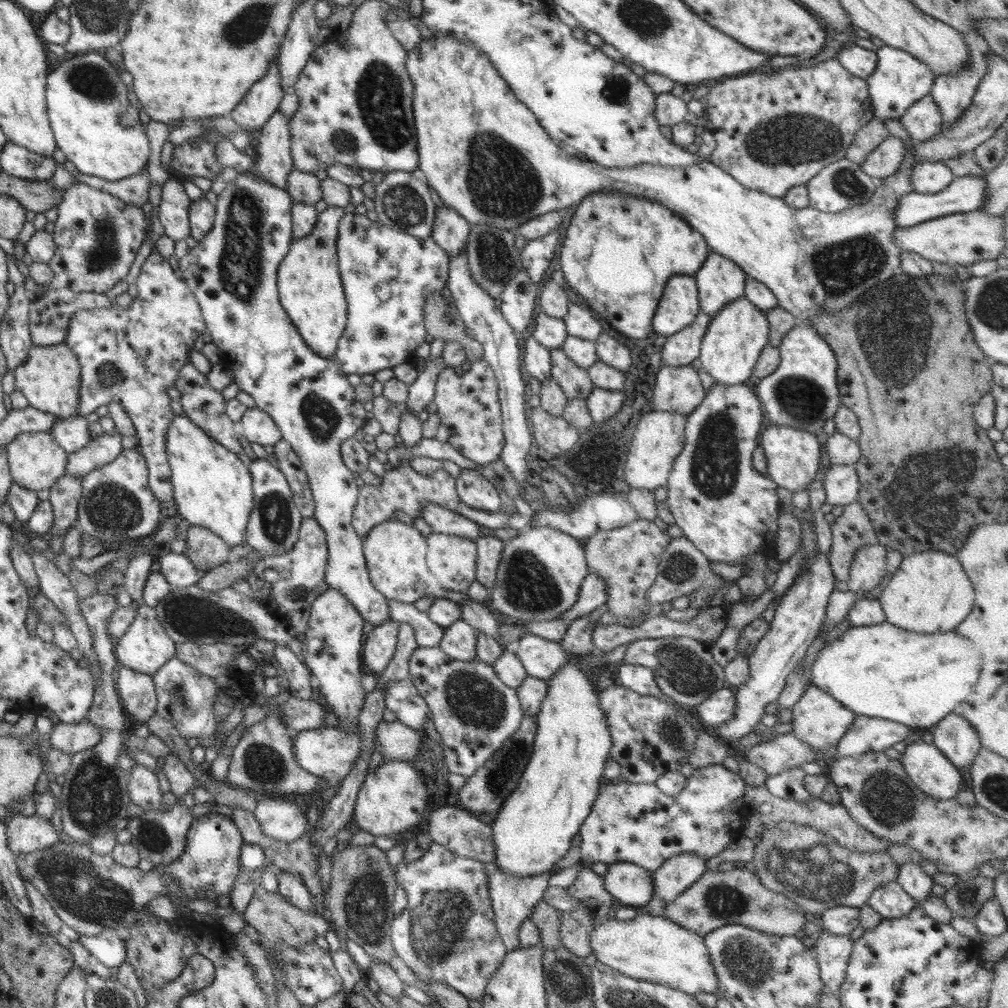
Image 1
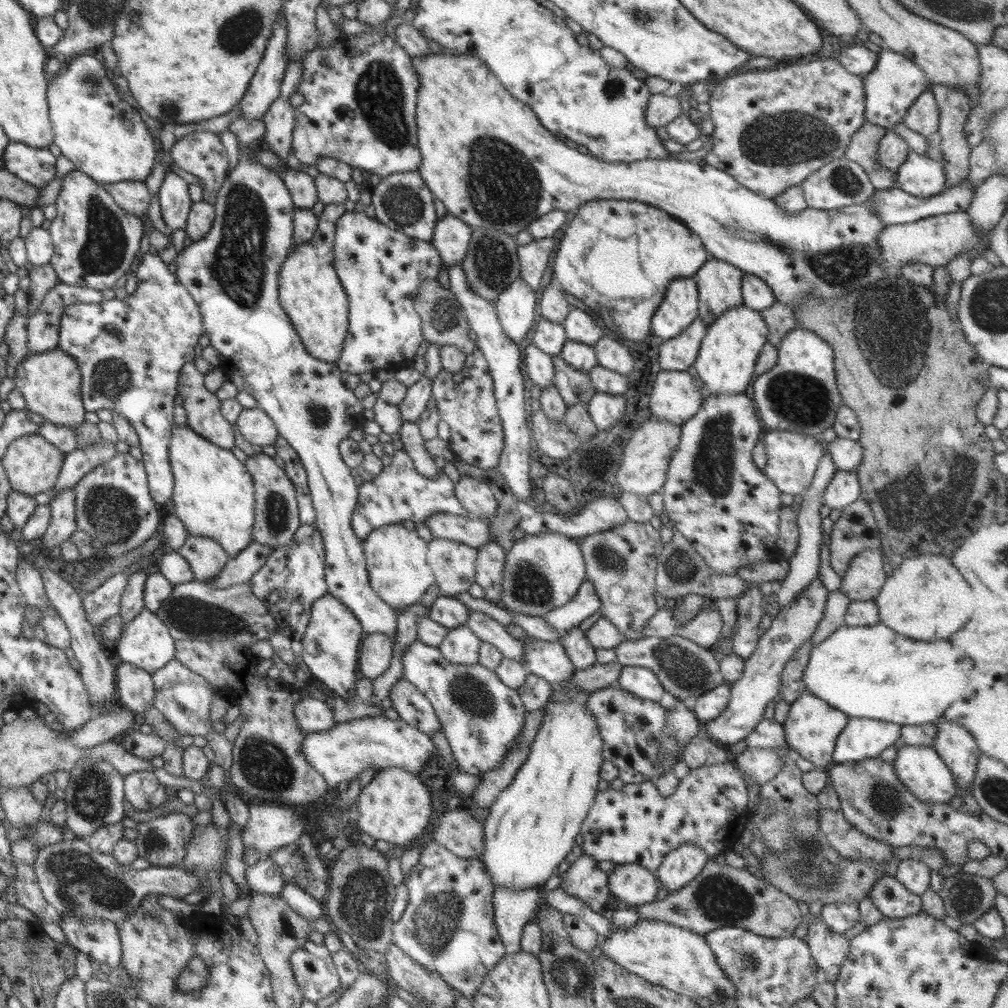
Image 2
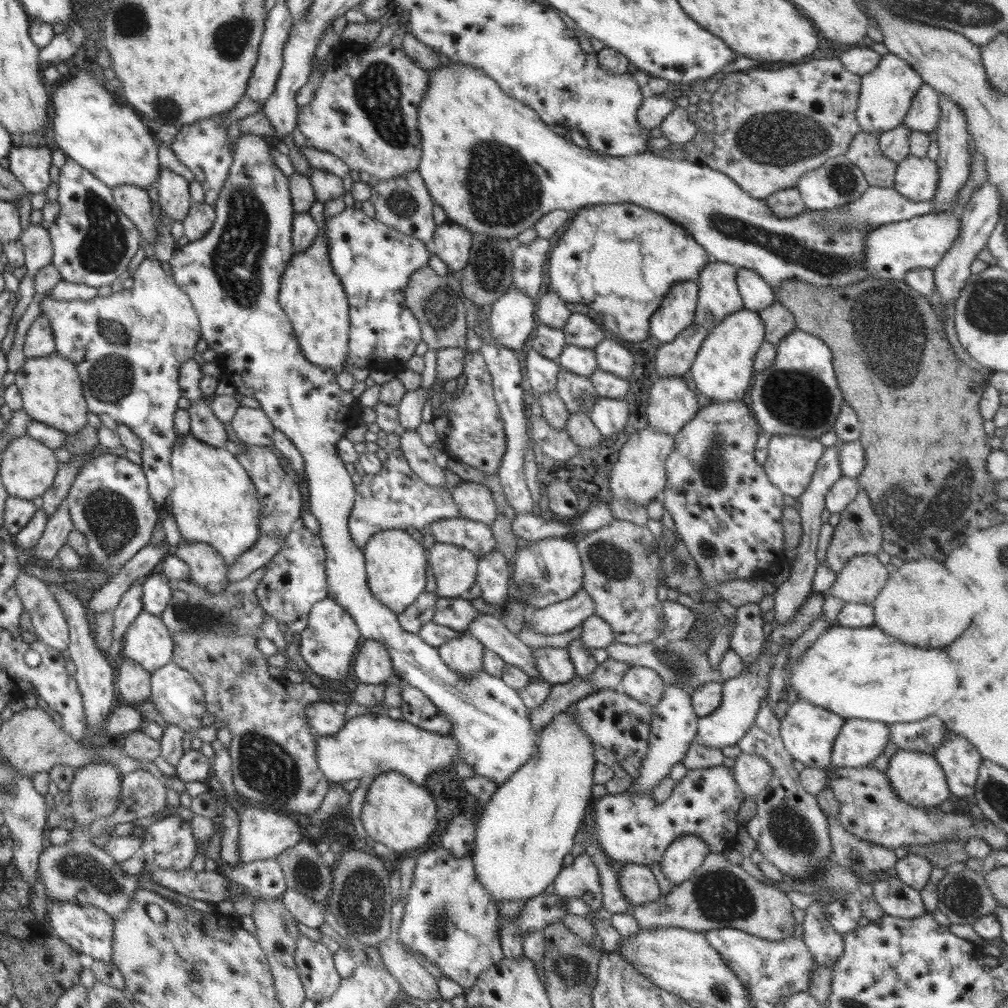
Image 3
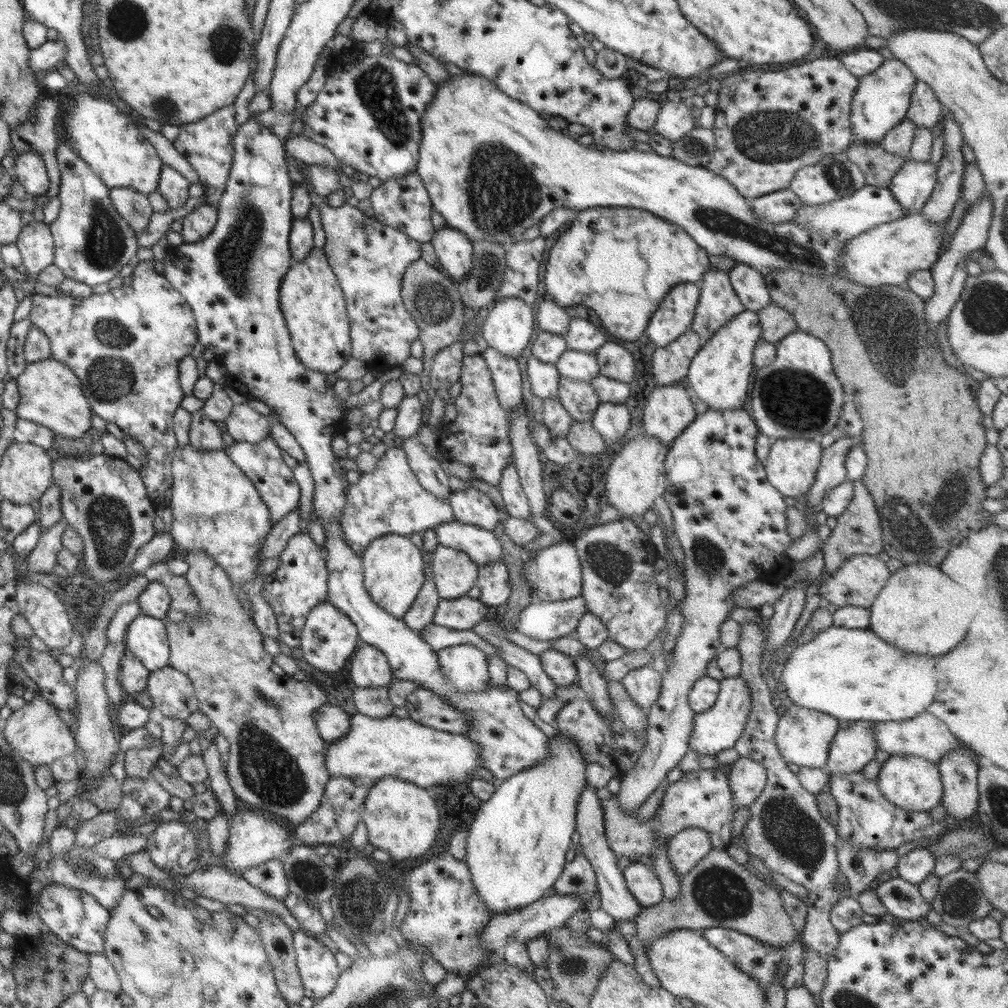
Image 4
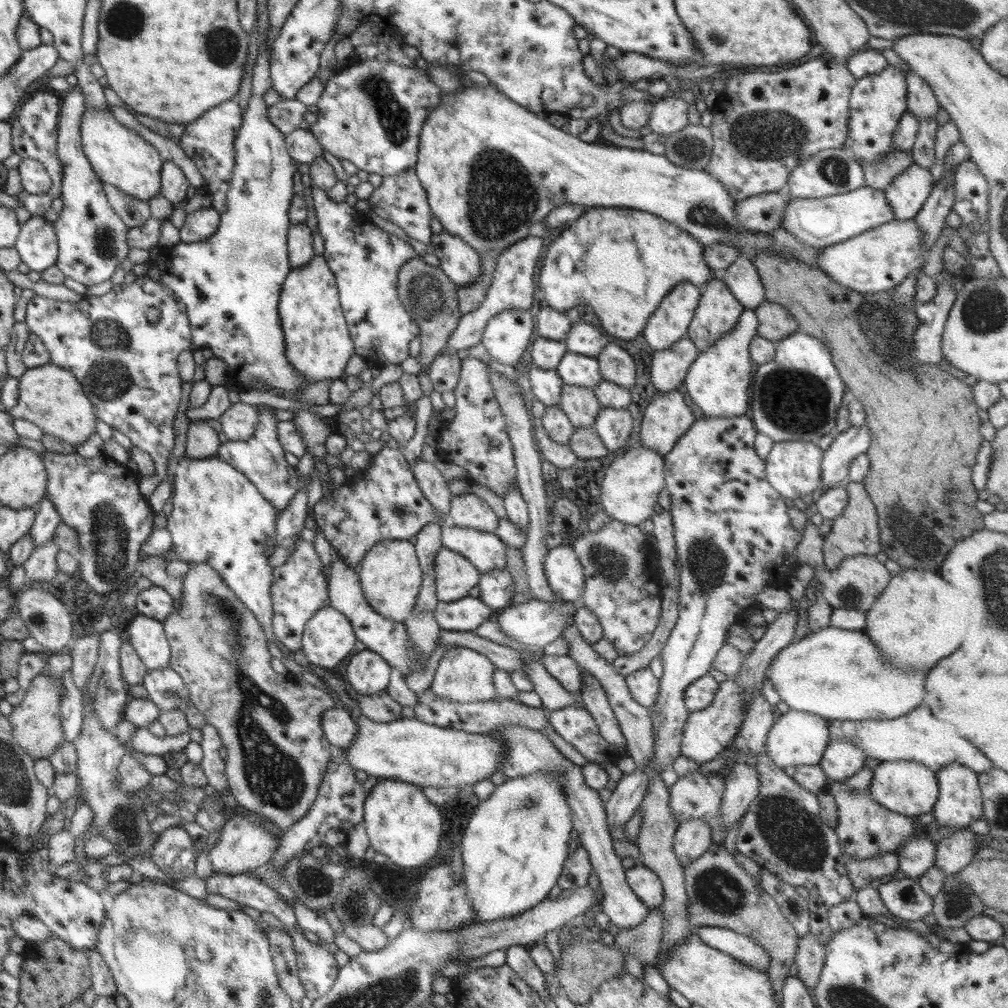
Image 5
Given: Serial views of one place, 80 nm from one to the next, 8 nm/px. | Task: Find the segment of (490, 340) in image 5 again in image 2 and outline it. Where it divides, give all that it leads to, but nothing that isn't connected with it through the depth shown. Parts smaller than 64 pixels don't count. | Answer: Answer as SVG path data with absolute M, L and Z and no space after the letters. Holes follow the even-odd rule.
M518 278L494 302L496 318L516 346L526 338L536 320L536 294L522 278Z

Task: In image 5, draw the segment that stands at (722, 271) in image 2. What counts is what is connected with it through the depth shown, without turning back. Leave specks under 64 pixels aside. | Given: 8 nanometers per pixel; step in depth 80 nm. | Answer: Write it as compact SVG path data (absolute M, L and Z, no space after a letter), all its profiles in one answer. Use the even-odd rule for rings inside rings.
M718 273L700 288L700 293L702 298L686 336L699 353L722 340L726 333L734 332L734 326L738 326L739 317L745 310L719 279ZM700 328L708 330L706 338L698 338Z

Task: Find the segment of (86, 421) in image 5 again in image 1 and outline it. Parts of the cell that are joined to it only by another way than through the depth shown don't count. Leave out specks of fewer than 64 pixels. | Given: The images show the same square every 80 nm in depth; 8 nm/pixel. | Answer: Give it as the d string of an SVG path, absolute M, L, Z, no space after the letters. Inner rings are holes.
M64 343L54 346L32 346L25 361L14 368L16 388L27 398L29 406L44 414L54 416L57 421L80 417L79 388L81 367L78 360Z

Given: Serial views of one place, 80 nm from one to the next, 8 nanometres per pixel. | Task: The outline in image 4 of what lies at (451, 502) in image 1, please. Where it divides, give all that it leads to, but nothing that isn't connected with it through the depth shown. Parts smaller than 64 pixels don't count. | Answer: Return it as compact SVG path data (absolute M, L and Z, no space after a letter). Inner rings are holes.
M391 432L378 436L384 442L386 452L377 459L374 472L361 473L356 484L350 484L346 506L339 518L346 544L361 558L368 545L379 536L397 534L410 536L414 532L433 529L439 524L455 520L449 499L439 499L426 490L407 463L407 456L400 448L400 440Z

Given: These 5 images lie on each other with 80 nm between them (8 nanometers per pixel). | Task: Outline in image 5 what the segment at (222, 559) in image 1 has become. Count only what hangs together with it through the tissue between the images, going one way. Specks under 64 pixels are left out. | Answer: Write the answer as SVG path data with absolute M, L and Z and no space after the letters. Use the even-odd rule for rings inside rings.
M189 564L189 570L182 578L182 584L179 610L174 609L163 622L163 629L171 648L169 667L184 679L185 685L189 690L191 704L204 715L208 724L215 726L220 735L222 744L228 754L228 760L224 761L225 776L229 791L234 795L237 805L260 814L260 816L267 819L267 822L274 824L280 832L286 831L290 826L300 821L300 818L308 813L308 809L316 801L316 793L318 793L318 787L320 787L320 780L322 780L324 773L326 773L326 767L328 767L328 761L330 761L331 756L330 751L328 751L331 744L325 739L324 731L321 727L322 714L328 709L341 707L341 704L330 691L319 689L307 681L304 682L304 688L302 688L299 682L296 683L296 680L286 678L272 669L270 665L272 655L268 651L268 638L270 636L261 629L260 623L256 620L254 614L227 587L227 584L222 580L218 572L214 571L214 568L210 568L208 564Z

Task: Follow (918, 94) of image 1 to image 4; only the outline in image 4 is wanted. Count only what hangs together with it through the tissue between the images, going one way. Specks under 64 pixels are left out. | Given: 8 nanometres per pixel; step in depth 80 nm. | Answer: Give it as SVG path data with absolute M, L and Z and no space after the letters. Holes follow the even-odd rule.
M896 58L884 59L876 70L858 80L851 102L850 120L855 134L852 146L858 142L865 144L864 148L879 146L878 140L906 118L916 80L906 64Z

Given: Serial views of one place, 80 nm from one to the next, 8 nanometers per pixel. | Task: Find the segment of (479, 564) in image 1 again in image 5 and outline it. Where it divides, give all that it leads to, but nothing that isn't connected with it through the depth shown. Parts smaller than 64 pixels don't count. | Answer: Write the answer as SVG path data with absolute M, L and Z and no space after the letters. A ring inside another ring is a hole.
M505 569L481 574L479 599L492 610L510 607L514 604L515 586L513 584L512 577Z

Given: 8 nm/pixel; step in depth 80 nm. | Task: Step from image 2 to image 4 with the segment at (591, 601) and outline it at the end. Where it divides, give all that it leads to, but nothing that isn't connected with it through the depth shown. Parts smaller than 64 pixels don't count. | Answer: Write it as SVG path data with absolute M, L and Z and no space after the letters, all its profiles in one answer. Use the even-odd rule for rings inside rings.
M581 594L568 600L533 601L515 620L515 627L534 640L559 639L570 634L587 611Z

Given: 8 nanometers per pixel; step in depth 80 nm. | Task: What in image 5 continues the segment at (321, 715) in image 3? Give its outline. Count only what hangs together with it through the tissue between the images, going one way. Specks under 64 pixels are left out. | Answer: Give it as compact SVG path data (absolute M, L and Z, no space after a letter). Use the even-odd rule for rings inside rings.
M334 707L322 714L321 727L325 739L334 746L345 750L352 744L357 733L357 722L343 707Z

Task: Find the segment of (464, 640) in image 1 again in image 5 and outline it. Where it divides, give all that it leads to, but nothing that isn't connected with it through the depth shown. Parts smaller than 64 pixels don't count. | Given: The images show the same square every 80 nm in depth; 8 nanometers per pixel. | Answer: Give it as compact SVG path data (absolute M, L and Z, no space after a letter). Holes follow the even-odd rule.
M450 647L439 660L439 666L429 690L450 702L475 703L494 700L497 697L497 690L493 683L494 669L492 661L483 654L466 647Z

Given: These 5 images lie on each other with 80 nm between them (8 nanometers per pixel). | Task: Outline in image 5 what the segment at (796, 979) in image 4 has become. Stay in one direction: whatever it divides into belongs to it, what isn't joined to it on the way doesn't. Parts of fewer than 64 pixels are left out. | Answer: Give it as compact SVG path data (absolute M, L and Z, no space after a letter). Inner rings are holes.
M700 926L695 931L702 942L710 948L733 956L738 959L738 962L754 968L758 972L767 973L768 953L751 938L727 928L713 926Z

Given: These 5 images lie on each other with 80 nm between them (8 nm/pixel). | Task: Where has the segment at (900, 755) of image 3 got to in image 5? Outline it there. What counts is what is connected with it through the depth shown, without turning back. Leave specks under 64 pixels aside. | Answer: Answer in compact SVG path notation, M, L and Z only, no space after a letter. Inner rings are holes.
M908 760L881 762L872 770L872 780L868 790L870 790L870 798L878 802L880 807L911 817L932 813L939 796L935 772L926 768L924 764Z

